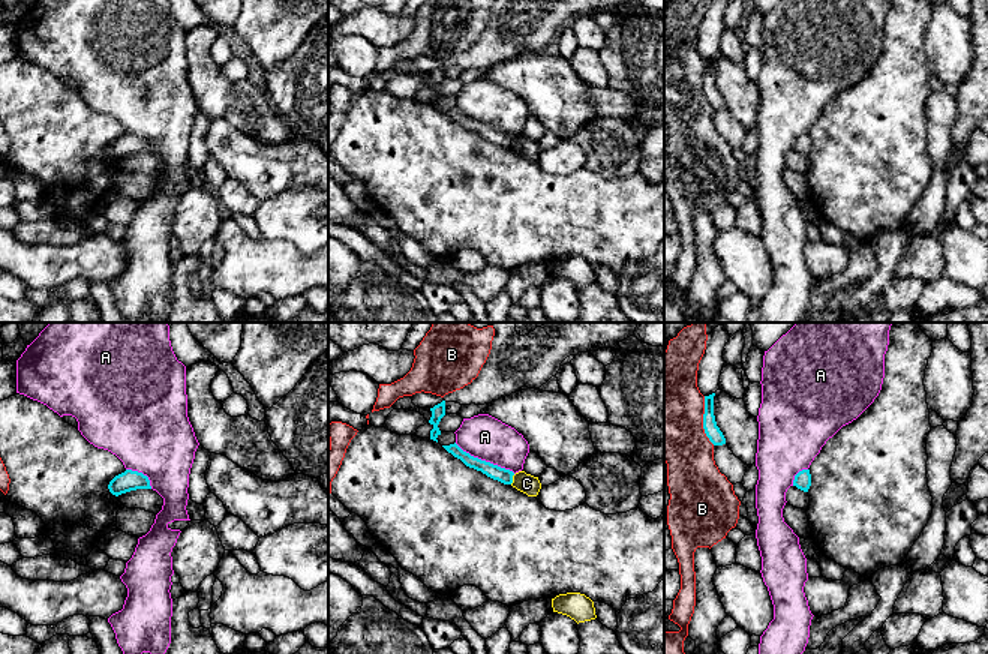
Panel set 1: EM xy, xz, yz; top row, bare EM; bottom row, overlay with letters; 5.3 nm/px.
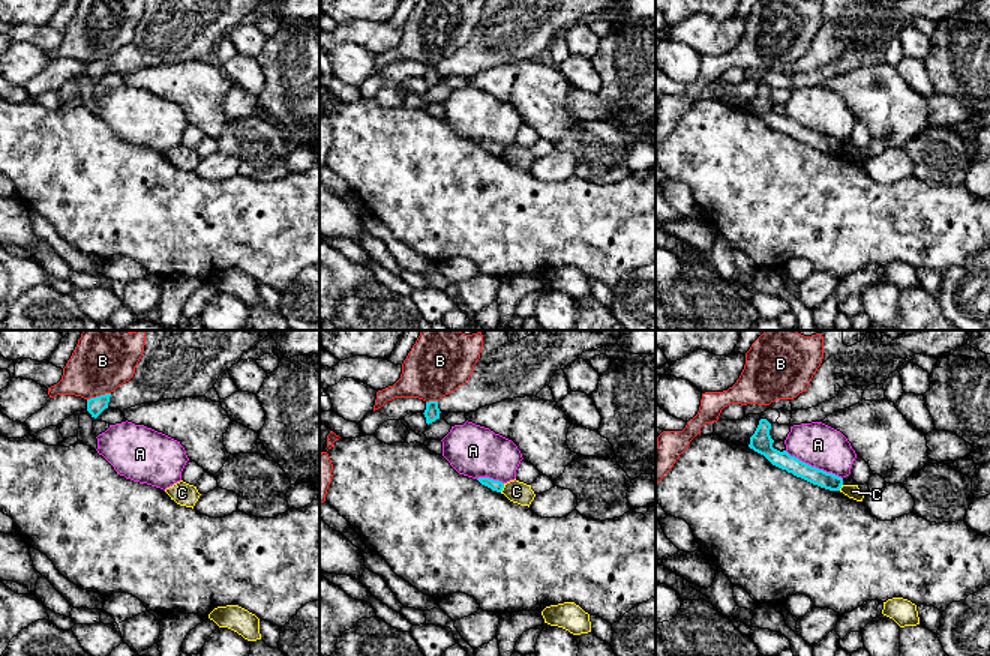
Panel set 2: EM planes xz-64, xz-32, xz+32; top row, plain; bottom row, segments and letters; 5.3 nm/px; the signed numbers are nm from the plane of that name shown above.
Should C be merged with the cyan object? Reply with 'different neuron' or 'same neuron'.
different neuron

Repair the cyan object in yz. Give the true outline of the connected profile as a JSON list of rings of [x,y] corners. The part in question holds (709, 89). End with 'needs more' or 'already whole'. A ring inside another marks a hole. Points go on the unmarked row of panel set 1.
[[[715,57],[705,60],[703,93],[705,93],[706,100],[714,110],[723,110],[726,108],[726,102],[715,86],[714,60]]] | already whole

